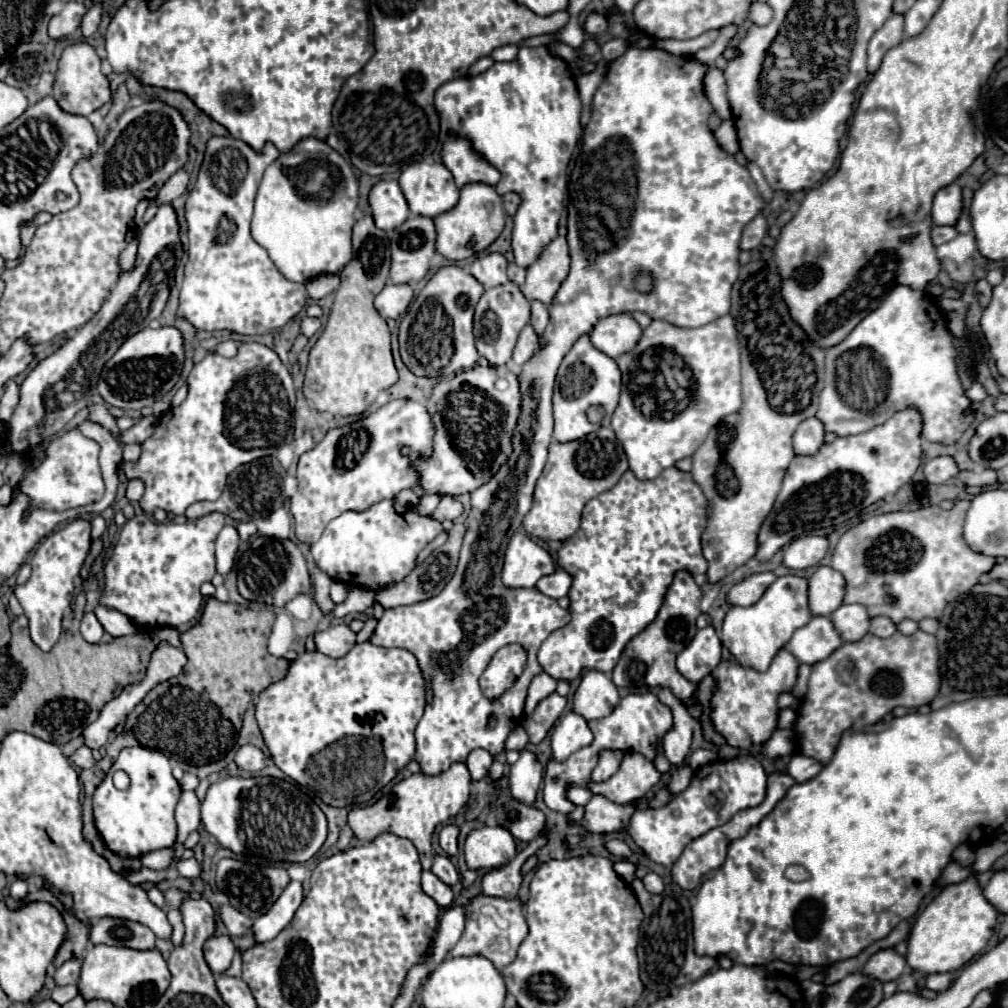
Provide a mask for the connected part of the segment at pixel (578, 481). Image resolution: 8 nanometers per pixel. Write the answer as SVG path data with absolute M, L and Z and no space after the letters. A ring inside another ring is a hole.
M601 427L599 431L569 443L553 441L549 445L547 465L535 485L533 507L523 519L525 531L543 541L565 541L573 537L579 529L579 519L585 503L595 499L599 493L615 487L627 469L625 451L617 441L613 429Z

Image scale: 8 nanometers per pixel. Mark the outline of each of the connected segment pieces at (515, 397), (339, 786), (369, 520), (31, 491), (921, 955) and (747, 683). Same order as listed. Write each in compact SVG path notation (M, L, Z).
M475 365L473 369L457 373L453 379L437 381L425 401L427 413L433 423L433 453L423 457L407 445L401 453L411 461L417 471L417 487L435 495L463 495L473 493L485 485L511 457L513 435L521 415L519 373L509 371L505 365Z
M367 641L367 643L355 645L341 659L325 657L319 651L307 651L307 649L299 651L297 659L289 661L287 675L281 681L269 685L265 691L259 693L257 705L255 705L255 717L257 717L259 729L263 733L265 745L269 749L271 757L273 757L273 763L285 775L289 775L299 785L309 787L311 791L315 791L321 797L321 801L327 803L327 805L331 805L331 807L353 807L353 805L365 805L365 803L369 803L377 795L377 791L381 791L413 759L413 755L415 755L415 735L413 733L415 733L415 727L417 727L419 719L423 717L423 709L425 709L425 681L421 677L421 671L419 671L419 665L417 665L417 659L413 657L413 653L409 653L405 649L377 647L377 645L371 645Z
M397 499L379 501L365 513L343 513L333 519L321 539L311 545L313 563L331 579L351 587L381 591L391 583L403 581L415 567L417 553L441 533L441 523L417 515Z
M69 429L49 445L43 445L43 449L45 449L45 461L37 469L27 469L25 477L19 481L19 485L13 487L13 491L29 495L37 507L55 511L91 505L103 497L105 485L97 463L99 449L95 441L81 437L81 433L77 433L75 429Z
M969 877L963 883L949 885L917 917L907 941L907 965L923 975L959 971L965 963L969 963L975 955L979 955L985 949L987 941L993 935L995 923L997 911L993 909L993 905L985 901L979 883L973 877Z
M781 649L781 653L777 653L777 657L765 673L757 673L755 669L741 667L733 661L721 663L717 665L717 669L713 669L711 675L717 679L717 691L711 701L711 719L715 729L727 739L729 745L747 749L751 745L763 745L771 737L771 733L777 727L779 715L777 697L783 691L791 691L797 679L797 669L799 661L787 649Z

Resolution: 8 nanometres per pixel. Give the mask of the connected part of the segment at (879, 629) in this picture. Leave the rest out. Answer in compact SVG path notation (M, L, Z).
M873 617L869 633L875 637L891 637L897 631L897 627L887 617Z

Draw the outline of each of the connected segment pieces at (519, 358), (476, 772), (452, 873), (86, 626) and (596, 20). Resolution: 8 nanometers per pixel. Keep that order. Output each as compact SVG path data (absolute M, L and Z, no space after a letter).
M527 325L527 327L521 331L519 341L517 341L517 347L515 347L515 351L513 351L513 363L515 363L515 365L527 363L527 361L535 355L537 349L539 349L537 335L535 335L533 327Z
M485 749L471 751L469 757L467 757L467 763L465 763L467 769L469 769L469 773L471 773L471 779L473 781L483 779L487 775L489 767L491 767L491 761L493 761L493 757Z
M437 855L433 861L433 869L431 869L443 883L447 883L449 887L453 887L459 881L459 873L455 871L453 863L449 861L449 857L445 855Z
M85 613L81 621L81 635L87 643L99 643L103 637L103 627L93 613Z
M591 13L585 21L585 31L591 33L591 35L599 35L599 33L605 33L609 27L609 21L605 19L605 15L599 15L599 13Z

